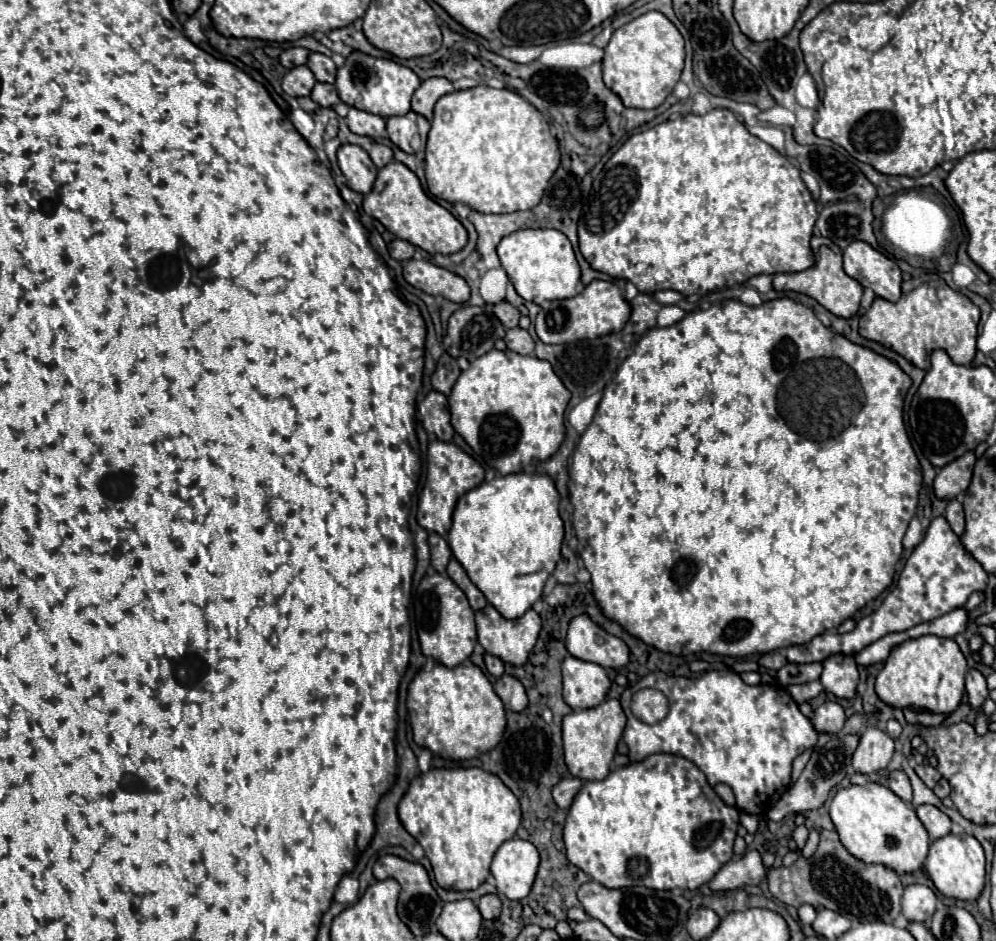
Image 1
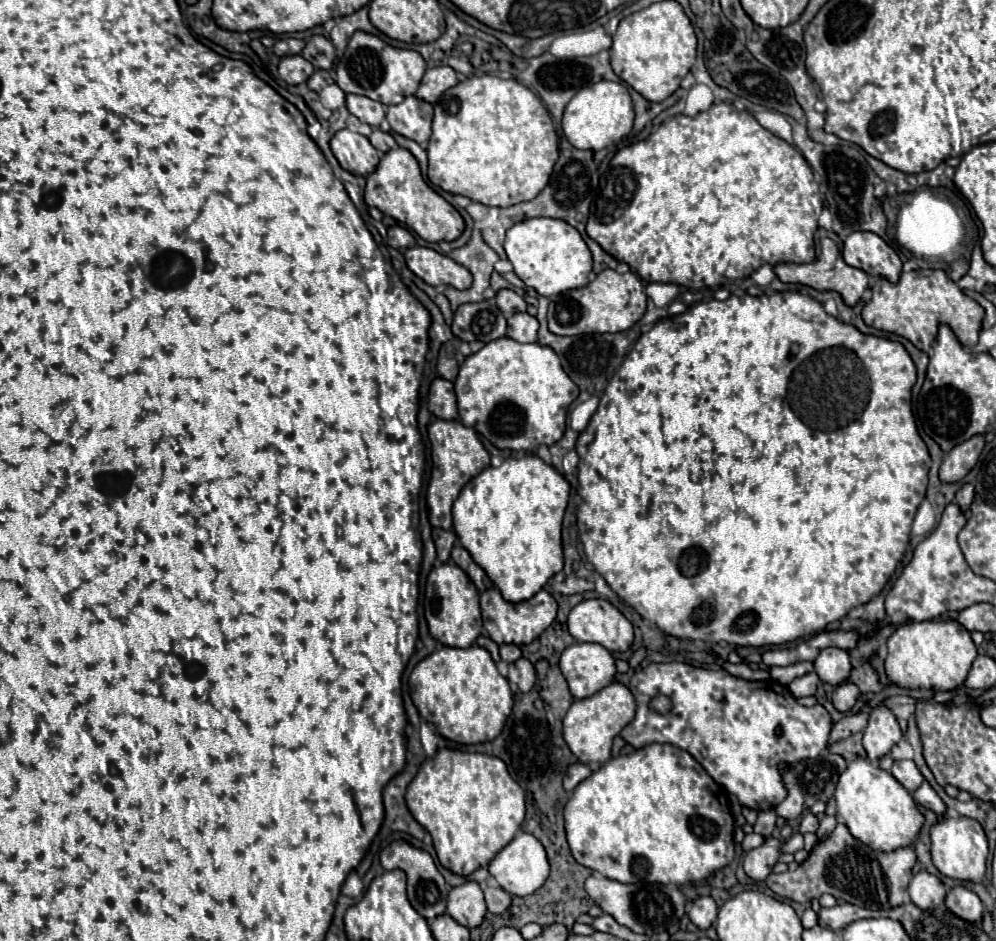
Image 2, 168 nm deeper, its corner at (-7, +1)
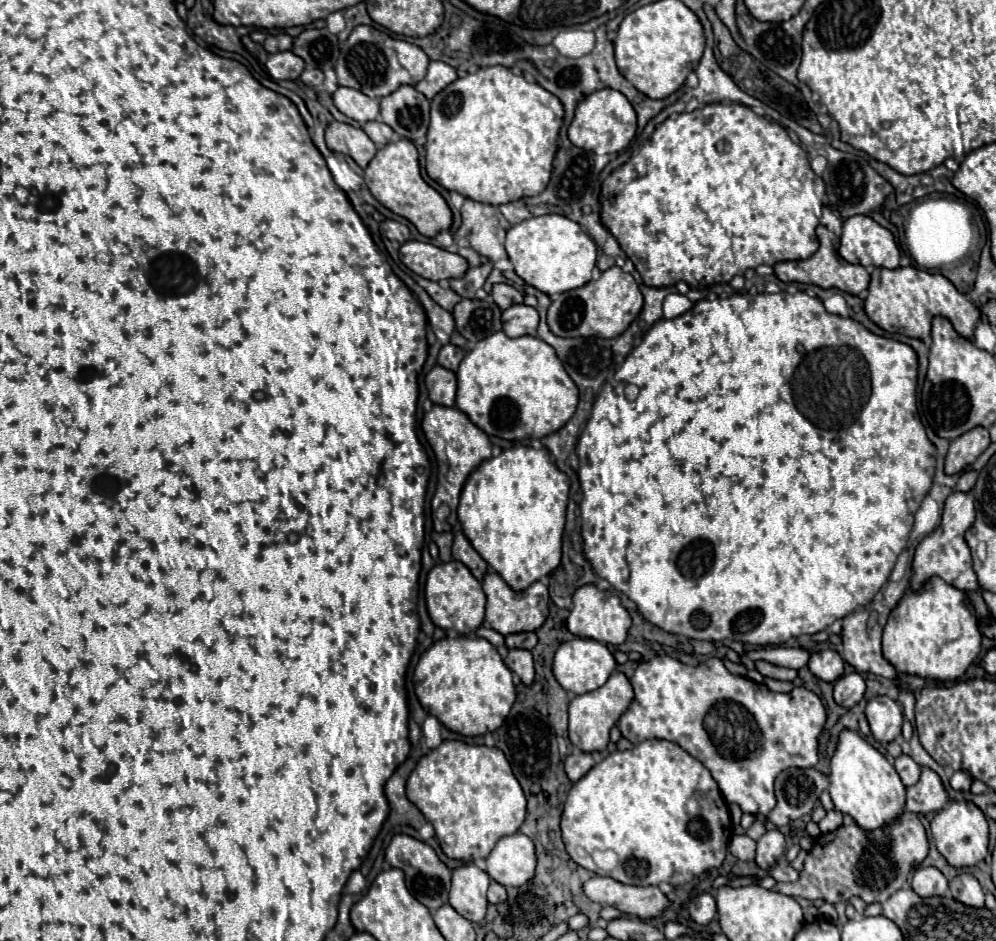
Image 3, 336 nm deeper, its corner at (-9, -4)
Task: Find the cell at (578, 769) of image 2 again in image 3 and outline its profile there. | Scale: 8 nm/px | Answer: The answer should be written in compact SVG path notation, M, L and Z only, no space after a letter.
M574 752L564 762L566 774L572 782L576 782L576 778L580 778L580 774L586 774L594 764L596 764L596 760L594 760L594 754L590 754L590 752Z

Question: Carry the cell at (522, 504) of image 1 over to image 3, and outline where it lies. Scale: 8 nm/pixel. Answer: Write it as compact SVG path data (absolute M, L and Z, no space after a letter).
M516 444L502 450L498 456L484 460L470 472L460 494L458 520L466 538L488 562L488 566L496 570L504 578L504 582L512 586L512 590L524 590L524 586L530 586L532 582L550 574L560 564L560 540L564 532L568 492L568 478L552 464L548 448L542 446L540 450L534 450L532 446Z

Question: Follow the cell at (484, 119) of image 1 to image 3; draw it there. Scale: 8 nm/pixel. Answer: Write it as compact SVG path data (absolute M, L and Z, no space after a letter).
M506 66L478 68L474 74L456 78L440 90L430 104L430 126L426 134L426 172L446 190L484 204L506 204L540 194L552 172L556 140L564 120L562 102L536 82L514 74Z

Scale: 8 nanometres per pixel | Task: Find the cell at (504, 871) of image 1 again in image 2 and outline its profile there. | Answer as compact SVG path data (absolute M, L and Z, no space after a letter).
M518 831L518 835L490 861L488 871L500 883L500 887L504 891L508 891L510 895L528 897L536 889L540 889L544 885L544 881L548 879L548 875L550 875L550 863L548 863L548 855L546 855L544 845L534 835Z

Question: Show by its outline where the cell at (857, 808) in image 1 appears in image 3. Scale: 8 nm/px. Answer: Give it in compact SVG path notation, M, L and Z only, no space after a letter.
M844 728L838 736L836 752L830 758L828 782L828 792L832 796L834 806L842 814L850 814L858 826L864 826L864 830L876 830L876 826L884 826L884 822L892 822L892 818L904 812L906 788L898 772L882 752L878 752L860 734L852 730Z

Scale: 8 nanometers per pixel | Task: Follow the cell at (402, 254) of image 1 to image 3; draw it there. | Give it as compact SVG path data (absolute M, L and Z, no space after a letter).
M384 220L384 222L380 222L380 230L386 234L386 238L390 238L390 240L396 240L396 242L406 242L406 240L410 240L410 230L408 230L408 226L404 226L404 224L400 224L400 222L394 222L394 220Z

